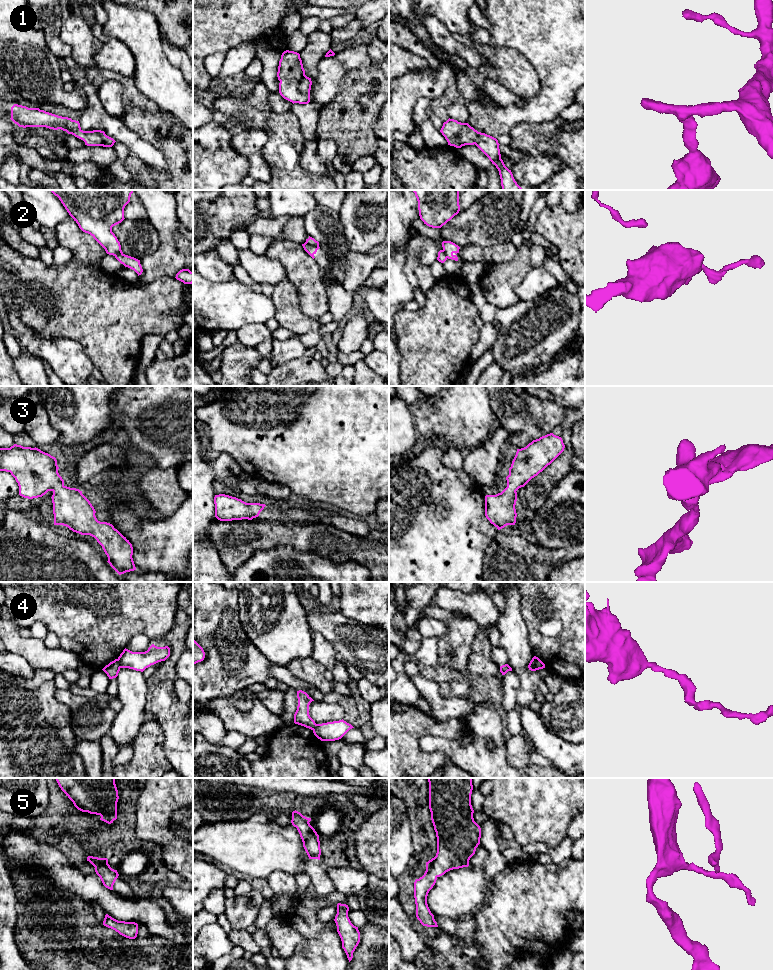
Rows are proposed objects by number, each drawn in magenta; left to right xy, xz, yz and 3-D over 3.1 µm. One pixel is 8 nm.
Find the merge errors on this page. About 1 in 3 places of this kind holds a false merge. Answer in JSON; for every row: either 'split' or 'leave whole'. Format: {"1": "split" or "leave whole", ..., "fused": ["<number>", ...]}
{"1": "leave whole", "2": "split", "3": "leave whole", "4": "split", "5": "leave whole", "fused": ["2", "4"]}

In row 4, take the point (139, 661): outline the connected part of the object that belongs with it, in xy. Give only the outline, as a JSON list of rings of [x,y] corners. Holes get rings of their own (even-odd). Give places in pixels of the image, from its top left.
[[[152,644],[145,652],[132,652],[124,649],[118,657],[120,668],[129,668],[143,672],[146,668],[158,662],[165,661],[170,656],[170,648],[157,647]]]

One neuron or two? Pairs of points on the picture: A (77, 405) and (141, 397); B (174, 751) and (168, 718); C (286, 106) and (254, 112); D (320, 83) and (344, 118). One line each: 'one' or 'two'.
A: two
B: one
C: two
D: two

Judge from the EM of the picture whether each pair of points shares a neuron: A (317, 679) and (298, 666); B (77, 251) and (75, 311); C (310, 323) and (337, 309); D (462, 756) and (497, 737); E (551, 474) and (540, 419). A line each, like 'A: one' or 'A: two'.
A: one
B: one
C: two
D: one
E: two

